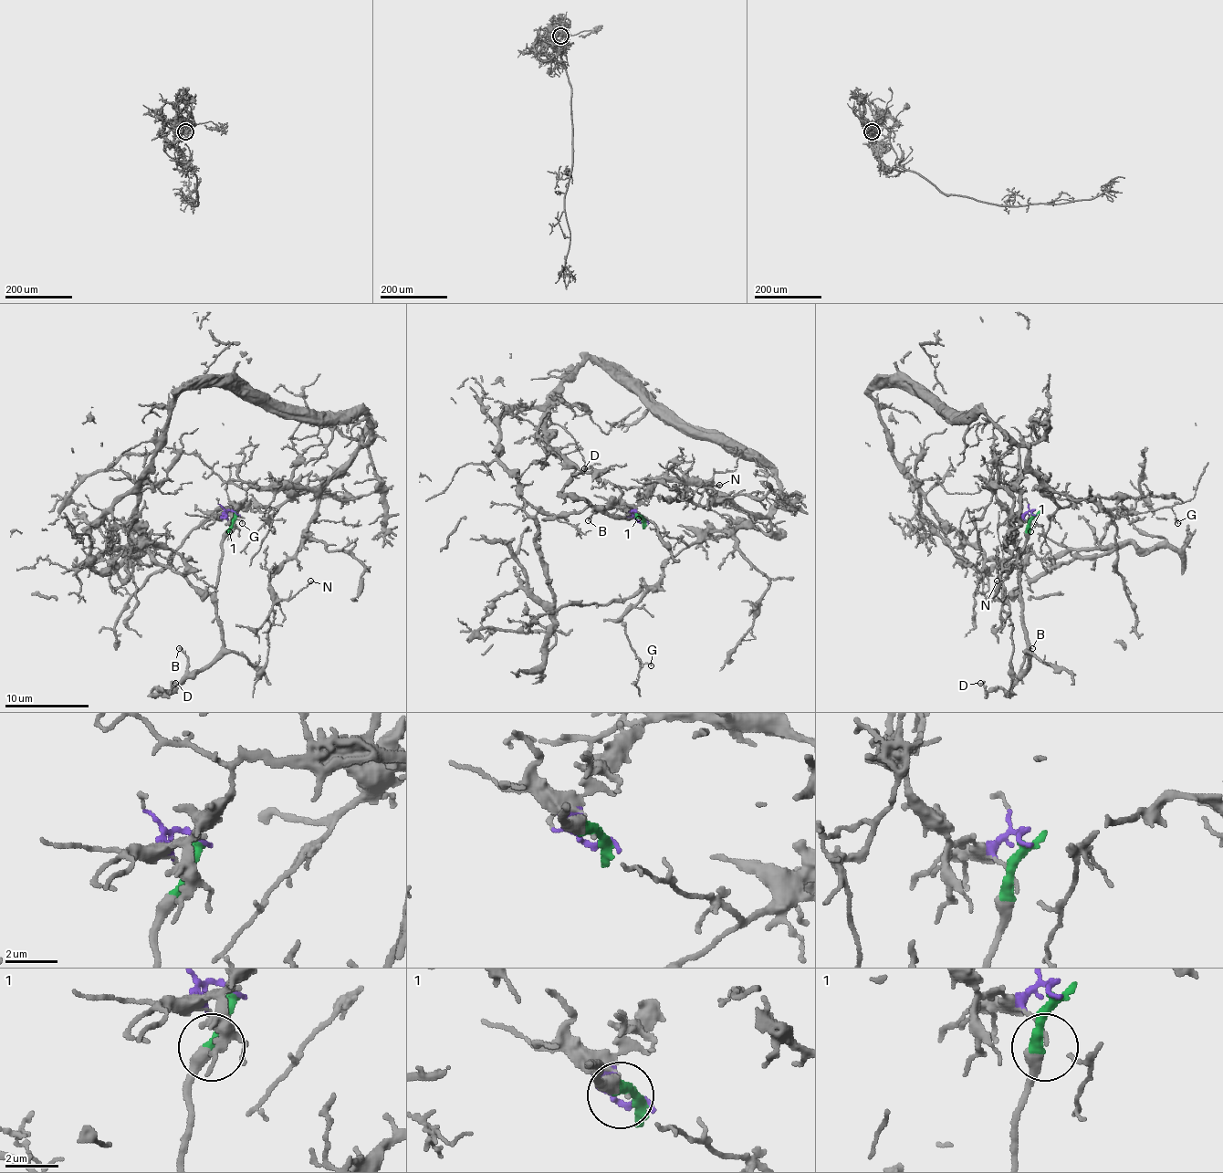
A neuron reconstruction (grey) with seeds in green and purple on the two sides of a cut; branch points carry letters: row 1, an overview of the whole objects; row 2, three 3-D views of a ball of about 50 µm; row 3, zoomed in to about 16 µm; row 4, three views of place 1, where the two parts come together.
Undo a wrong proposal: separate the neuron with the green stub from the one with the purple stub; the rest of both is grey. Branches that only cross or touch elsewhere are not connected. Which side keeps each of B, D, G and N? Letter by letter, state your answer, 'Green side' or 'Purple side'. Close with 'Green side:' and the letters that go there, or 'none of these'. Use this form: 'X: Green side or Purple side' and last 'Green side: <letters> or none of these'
B: Green side
D: Green side
G: Purple side
N: Purple side
Green side: B, D

